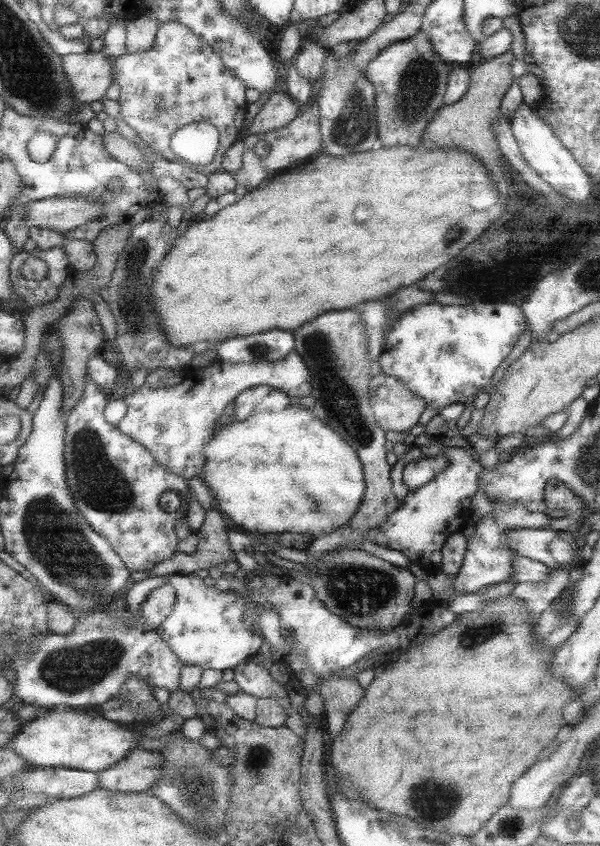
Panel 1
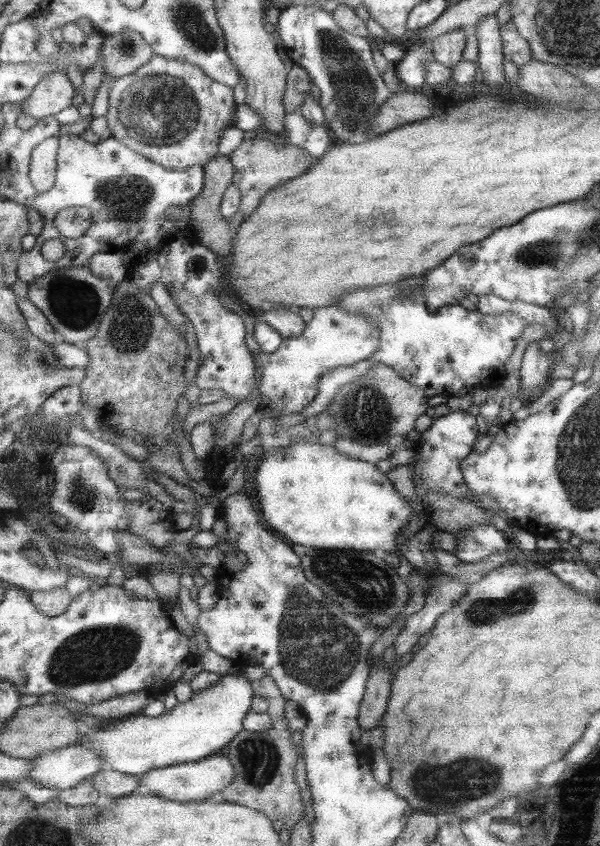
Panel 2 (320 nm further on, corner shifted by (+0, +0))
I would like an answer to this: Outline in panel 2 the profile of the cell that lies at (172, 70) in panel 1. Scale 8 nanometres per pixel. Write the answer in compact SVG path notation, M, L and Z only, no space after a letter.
M155 55L132 75L113 79L110 88L110 112L106 114L111 136L149 160L170 169L204 167L219 155L219 140L224 130L234 125L238 104L233 100L233 88L213 80L201 67L181 60L169 60Z

